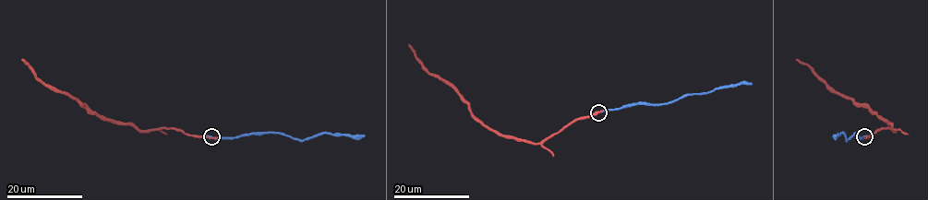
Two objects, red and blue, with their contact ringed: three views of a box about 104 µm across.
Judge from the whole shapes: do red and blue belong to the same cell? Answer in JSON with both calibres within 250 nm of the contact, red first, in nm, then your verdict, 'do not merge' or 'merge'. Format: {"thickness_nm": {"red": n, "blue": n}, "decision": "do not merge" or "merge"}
{"thickness_nm": {"red": 420, "blue": 240}, "decision": "merge"}

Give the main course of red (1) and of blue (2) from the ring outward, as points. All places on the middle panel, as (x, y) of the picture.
1: (598, 112), (574, 119), (539, 143), (499, 135), (472, 114), (469, 105), (451, 86), (431, 76), (409, 44)
2: (598, 112), (637, 104), (666, 104), (688, 94), (751, 83)

